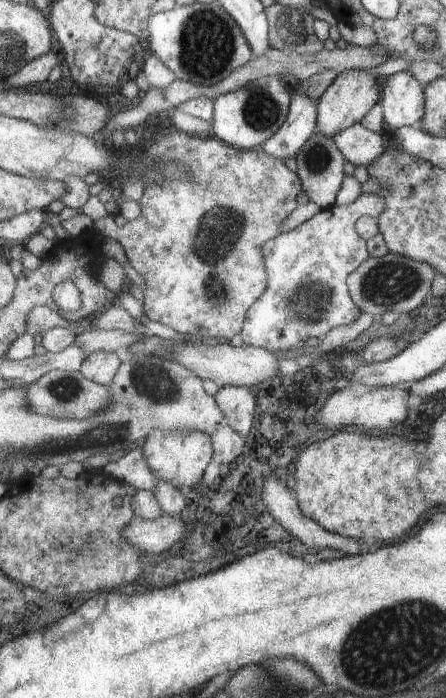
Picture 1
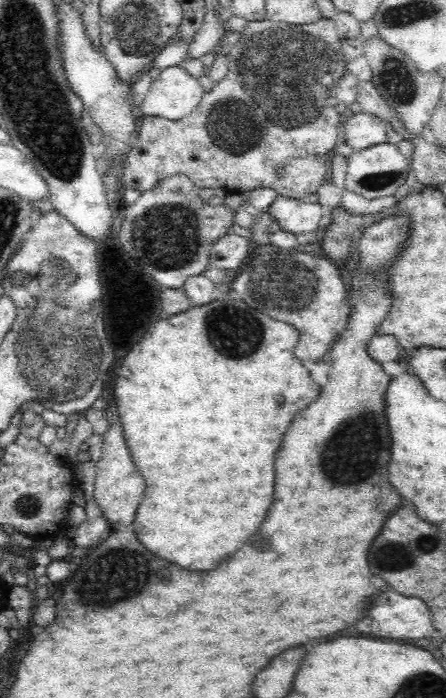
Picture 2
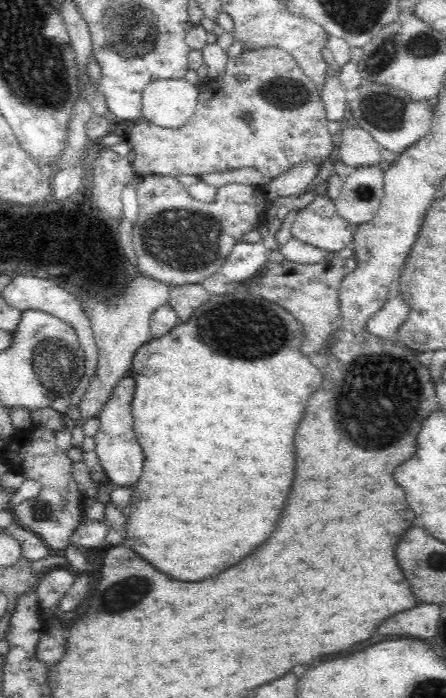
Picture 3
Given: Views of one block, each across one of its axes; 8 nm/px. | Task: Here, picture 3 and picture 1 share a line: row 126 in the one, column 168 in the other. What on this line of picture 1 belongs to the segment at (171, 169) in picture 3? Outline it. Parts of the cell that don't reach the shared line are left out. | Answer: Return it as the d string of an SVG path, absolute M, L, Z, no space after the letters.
M170 131L170 133L164 135L163 137L160 137L155 142L151 142L151 144L144 145L142 147L143 150L146 152L146 158L147 159L155 159L156 157L162 157L163 159L170 159L171 161L177 161L178 163L182 163L187 169L188 174L190 177L188 179L184 179L181 177L180 179L171 179L169 182L163 181L162 183L159 183L158 185L147 185L142 190L141 198L138 200L139 206L140 206L140 213L137 218L134 218L133 220L127 221L123 226L118 226L115 224L115 220L113 219L112 215L105 215L104 217L100 218L99 220L96 220L93 222L93 226L101 232L101 234L109 237L110 239L115 239L118 241L125 253L125 256L130 264L131 267L133 267L133 270L136 270L137 274L145 280L145 286L143 286L145 289L142 290L143 293L143 304L142 304L142 311L147 316L147 318L151 321L159 322L161 324L164 324L165 326L168 326L169 328L172 328L175 330L175 332L179 332L179 334L186 334L188 336L191 336L192 334L195 336L195 338L199 339L200 341L209 341L212 338L223 338L223 342L231 342L231 338L235 336L235 333L239 333L242 329L242 322L245 322L245 312L251 308L251 303L256 299L259 298L259 295L266 289L266 267L265 267L265 259L262 257L262 246L269 240L271 240L274 236L277 236L279 232L279 227L281 222L293 212L293 209L295 206L297 206L297 202L295 201L295 196L299 194L299 191L302 190L302 183L300 178L298 177L295 172L292 172L291 170L287 169L285 167L285 164L281 159L275 158L273 155L265 154L265 152L259 150L259 148L255 149L247 149L247 150L241 150L236 149L235 147L229 146L223 141L220 141L215 136L212 136L211 134L205 135L205 136L194 136L194 135L188 135L181 131Z

